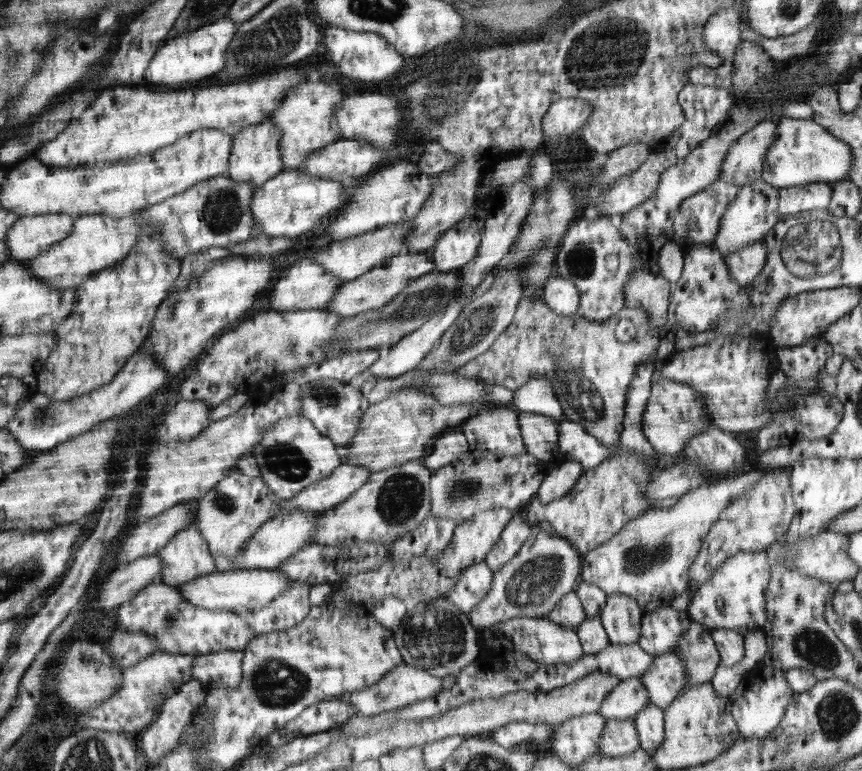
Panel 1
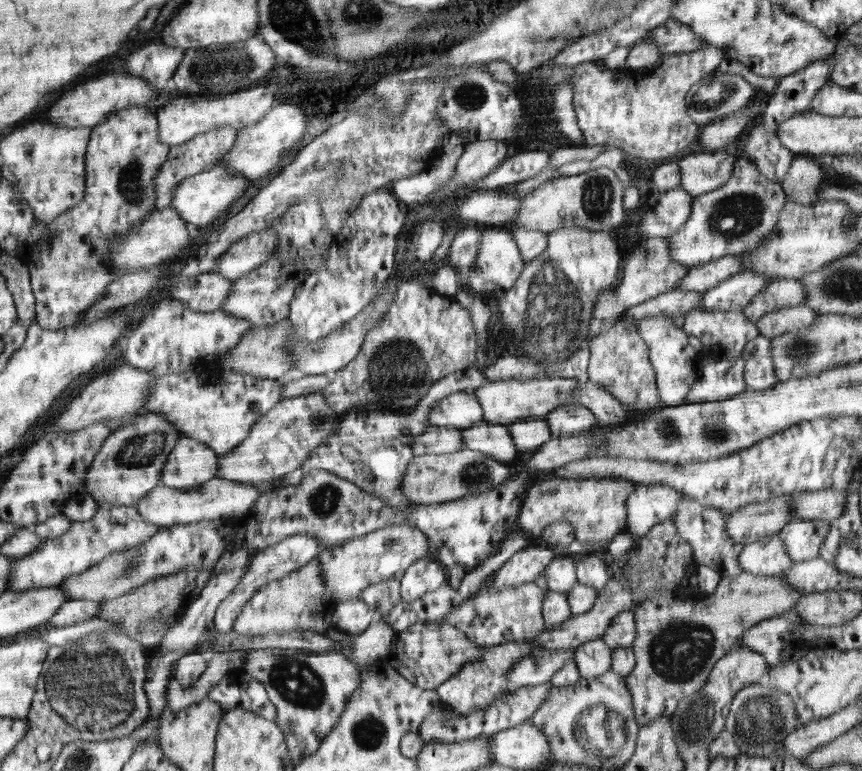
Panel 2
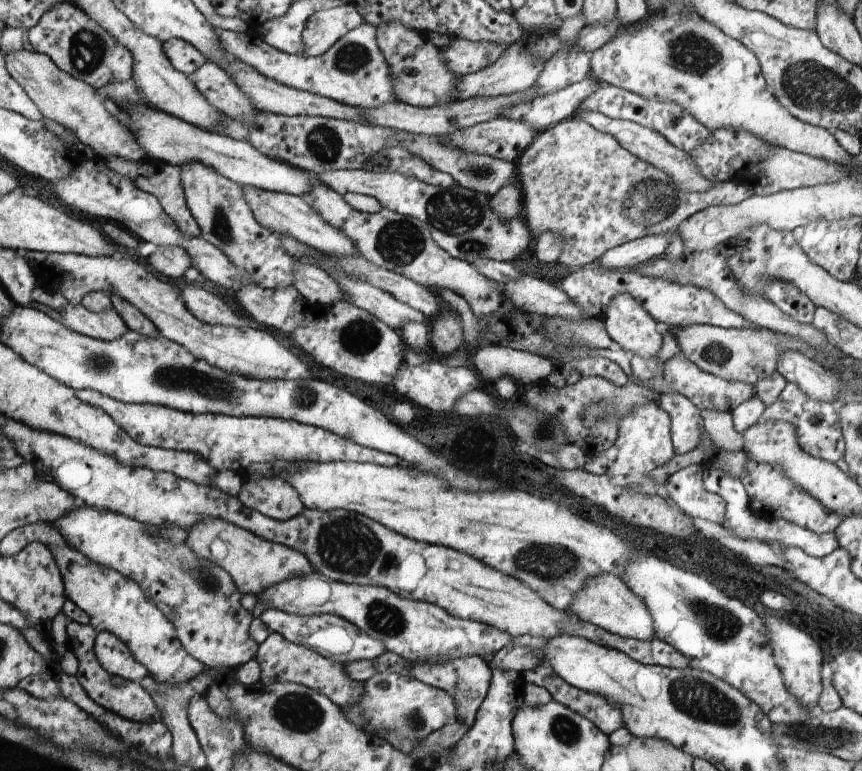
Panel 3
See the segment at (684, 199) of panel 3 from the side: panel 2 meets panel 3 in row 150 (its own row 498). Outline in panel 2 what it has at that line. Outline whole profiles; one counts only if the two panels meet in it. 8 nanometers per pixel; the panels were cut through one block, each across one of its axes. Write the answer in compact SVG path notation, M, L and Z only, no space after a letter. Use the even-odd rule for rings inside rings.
M545 477L526 488L517 516L517 530L532 537L542 534L551 523L569 523L581 544L605 546L626 527L628 510L624 504L634 490L633 481L621 477Z

